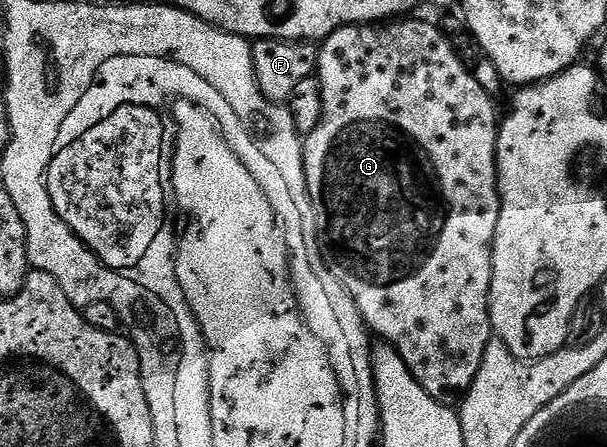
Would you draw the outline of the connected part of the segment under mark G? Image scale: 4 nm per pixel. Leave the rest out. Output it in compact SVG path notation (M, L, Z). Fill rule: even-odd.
M395 19L390 23L369 25L346 25L329 35L319 45L319 68L317 76L321 87L321 123L303 141L305 183L308 185L308 199L313 207L310 224L315 228L314 244L329 271L349 291L353 303L363 316L363 324L392 345L405 359L405 367L425 387L433 399L443 405L454 406L462 402L469 391L481 359L493 340L491 312L488 299L491 298L491 252L499 218L499 176L495 170L495 152L500 118L495 117L495 105L483 85L467 70L467 65L455 54L447 37L435 25L427 21Z

